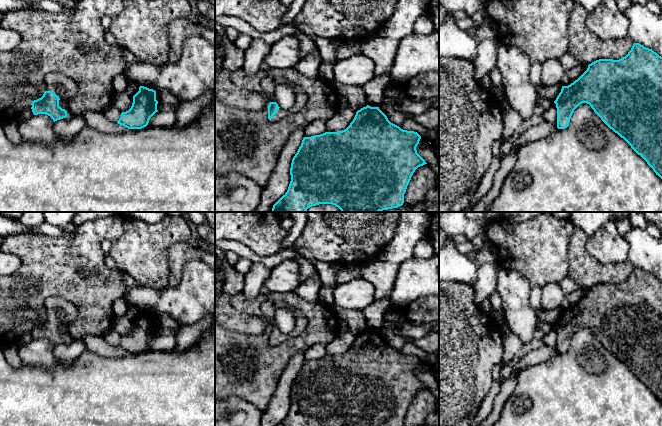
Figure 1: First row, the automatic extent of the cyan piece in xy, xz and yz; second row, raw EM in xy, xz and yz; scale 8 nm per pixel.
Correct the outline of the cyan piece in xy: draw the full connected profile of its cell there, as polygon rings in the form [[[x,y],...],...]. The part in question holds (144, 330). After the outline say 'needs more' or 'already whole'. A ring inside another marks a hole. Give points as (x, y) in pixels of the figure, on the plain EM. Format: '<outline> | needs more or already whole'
[[[144,310],[133,320],[131,332],[121,337],[118,348],[128,353],[142,353],[149,347],[150,342],[158,336],[156,315]]] | already whole

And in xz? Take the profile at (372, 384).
[[[367,329],[356,336],[353,345],[345,354],[325,356],[320,359],[303,362],[301,370],[292,383],[290,392],[291,405],[288,414],[277,426],[404,426],[404,418],[413,397],[418,391],[427,388],[416,374],[420,363],[421,360],[417,356],[403,354],[391,347],[379,331]]] | already whole

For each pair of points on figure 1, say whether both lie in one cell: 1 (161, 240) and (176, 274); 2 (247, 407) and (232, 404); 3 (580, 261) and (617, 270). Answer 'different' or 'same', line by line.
1: different
2: same
3: same

